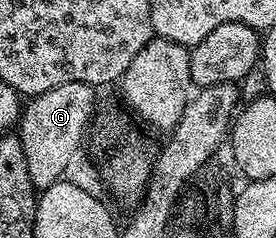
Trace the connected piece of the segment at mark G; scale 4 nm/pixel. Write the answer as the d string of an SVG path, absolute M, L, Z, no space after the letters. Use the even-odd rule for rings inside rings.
M72 82L56 86L52 90L44 90L44 94L31 96L25 101L16 134L24 146L24 154L28 158L28 174L35 189L52 186L69 173L66 171L69 170L70 163L82 144L86 128L88 132L95 115L94 92L95 85Z

